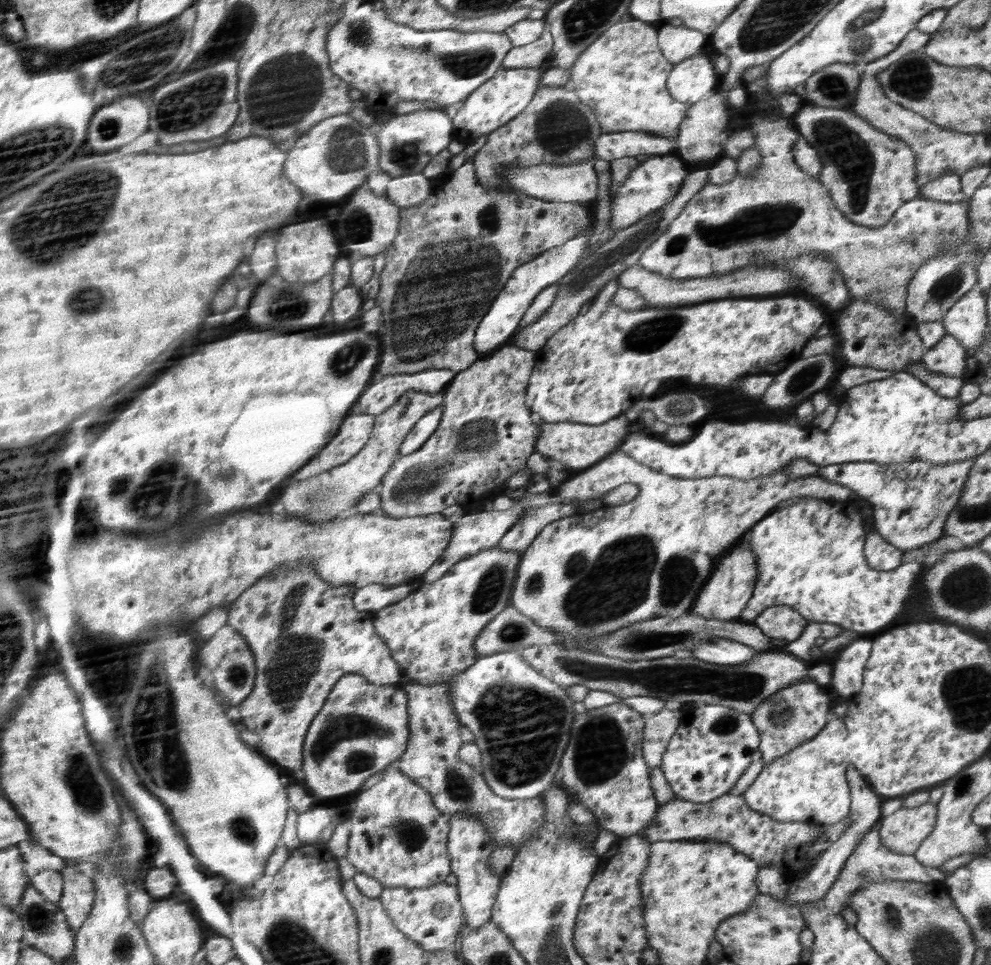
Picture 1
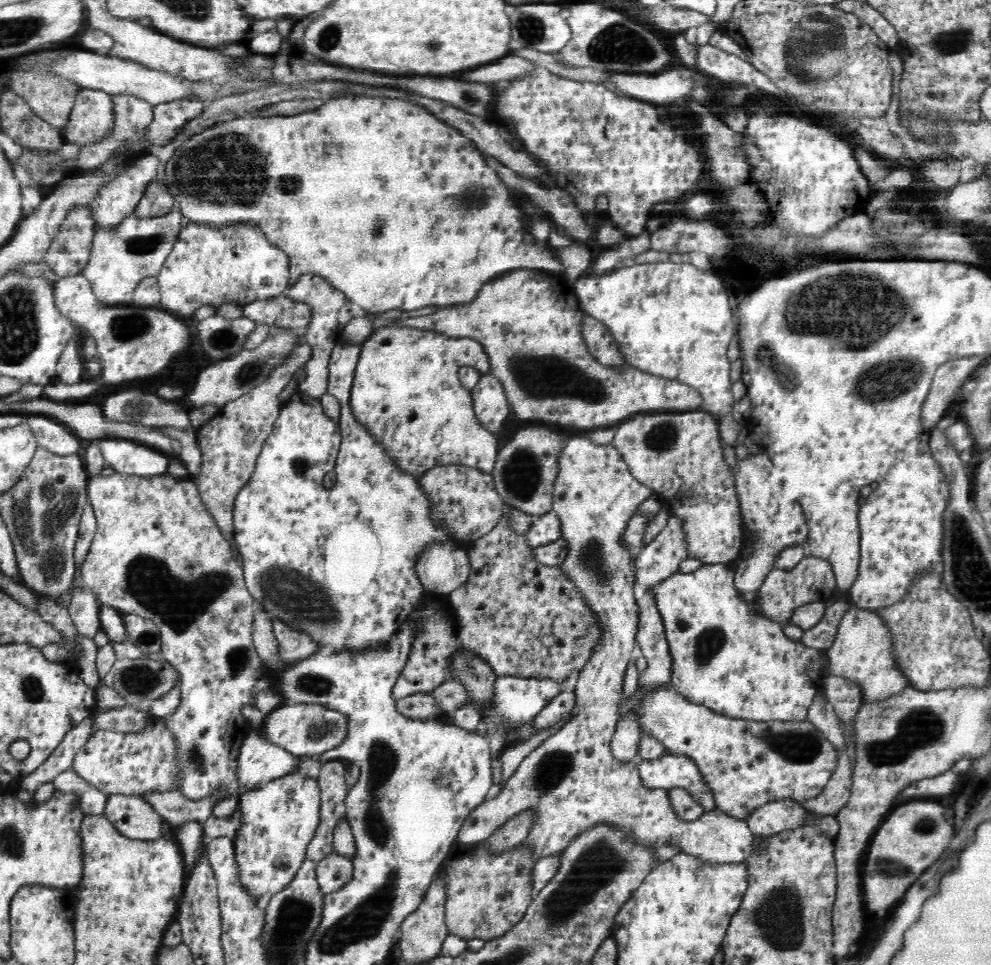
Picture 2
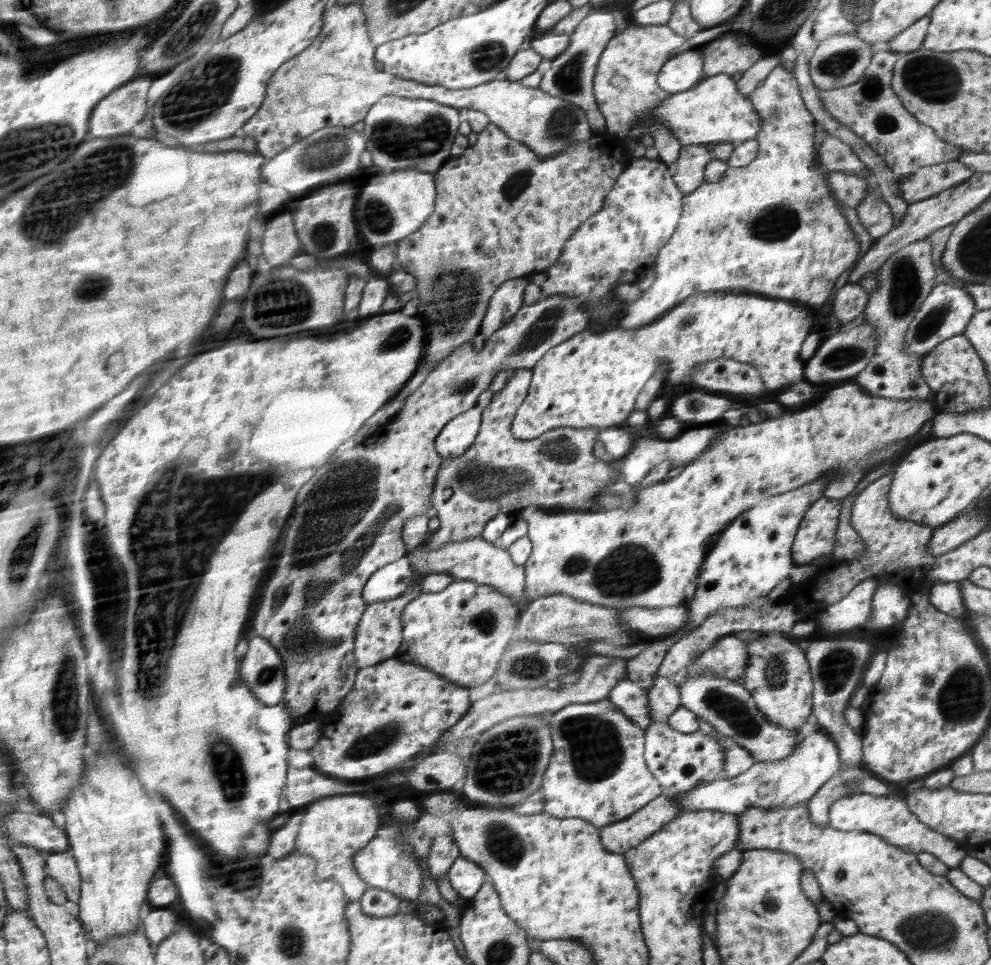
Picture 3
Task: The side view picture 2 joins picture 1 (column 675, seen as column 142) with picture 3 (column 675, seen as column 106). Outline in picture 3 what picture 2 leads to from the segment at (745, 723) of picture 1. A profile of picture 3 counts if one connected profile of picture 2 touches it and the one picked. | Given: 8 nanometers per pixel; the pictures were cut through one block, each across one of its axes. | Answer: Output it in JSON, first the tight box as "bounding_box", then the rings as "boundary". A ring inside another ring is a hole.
{"bounding_box":[645,721,725,797],"boundary":[[[666,721],[650,723],[645,728],[645,758],[648,768],[663,787],[665,797],[676,796],[694,790],[698,785],[708,784],[725,774],[725,748],[712,735],[698,730],[684,734],[672,730]]]}

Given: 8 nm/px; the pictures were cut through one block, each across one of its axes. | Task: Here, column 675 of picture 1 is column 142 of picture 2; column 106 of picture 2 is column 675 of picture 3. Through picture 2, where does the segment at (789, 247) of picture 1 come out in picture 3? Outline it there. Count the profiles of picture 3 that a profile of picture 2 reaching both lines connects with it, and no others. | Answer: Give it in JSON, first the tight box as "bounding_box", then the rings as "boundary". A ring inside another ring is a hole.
{"bounding_box":[620,63,860,329],"boundary":[[[781,63],[775,67],[764,80],[762,86],[758,86],[754,92],[749,96],[753,101],[753,105],[760,111],[761,126],[760,134],[756,136],[755,141],[758,143],[758,156],[753,162],[740,168],[728,167],[722,180],[718,182],[708,182],[701,185],[700,188],[694,190],[693,193],[684,195],[684,213],[681,217],[680,224],[677,225],[677,230],[668,242],[658,251],[657,260],[654,264],[653,270],[655,272],[654,282],[649,286],[648,290],[642,294],[642,298],[636,299],[633,303],[629,303],[625,308],[624,318],[620,322],[620,326],[625,329],[635,329],[644,325],[650,325],[652,322],[660,319],[666,313],[671,312],[673,306],[685,301],[686,298],[693,297],[699,293],[706,293],[709,291],[728,292],[728,290],[742,290],[748,294],[759,294],[762,296],[769,296],[772,298],[786,299],[791,301],[800,301],[804,305],[808,305],[811,309],[820,308],[824,304],[824,300],[828,298],[828,294],[834,288],[834,282],[840,274],[844,274],[850,266],[854,266],[854,262],[860,256],[859,240],[854,238],[854,232],[844,214],[838,208],[838,200],[830,196],[824,184],[824,176],[818,172],[818,168],[814,166],[814,121],[812,120],[813,113],[808,112],[808,107],[805,106],[804,97],[800,98],[800,90],[796,84],[796,78],[792,71],[786,71]]]}

